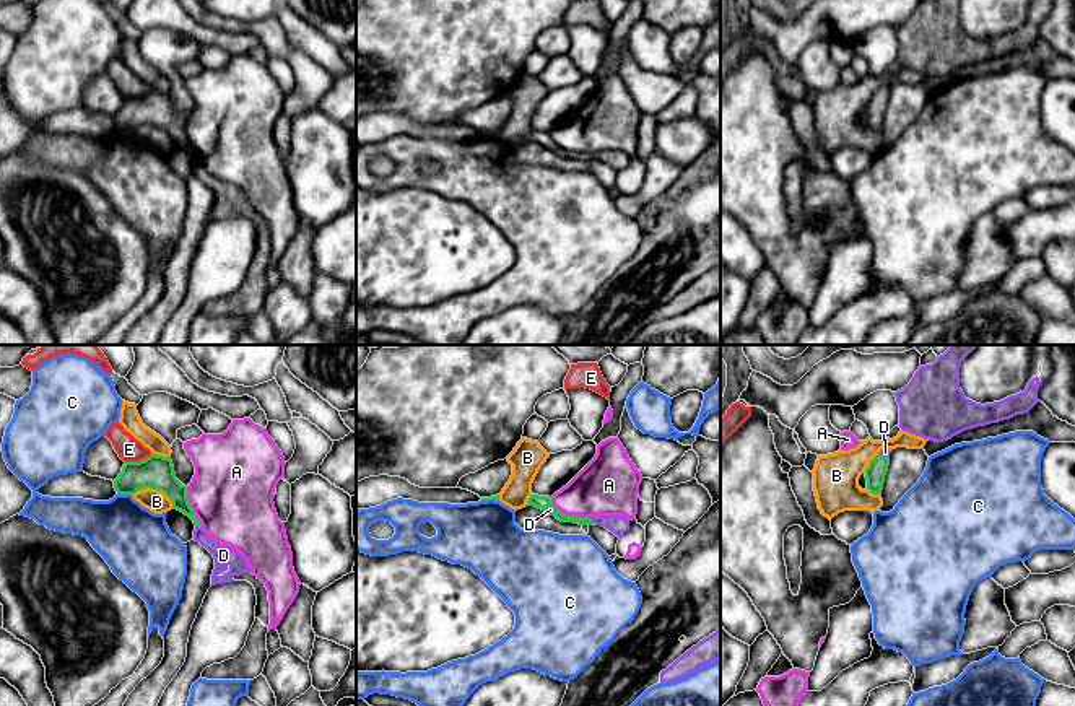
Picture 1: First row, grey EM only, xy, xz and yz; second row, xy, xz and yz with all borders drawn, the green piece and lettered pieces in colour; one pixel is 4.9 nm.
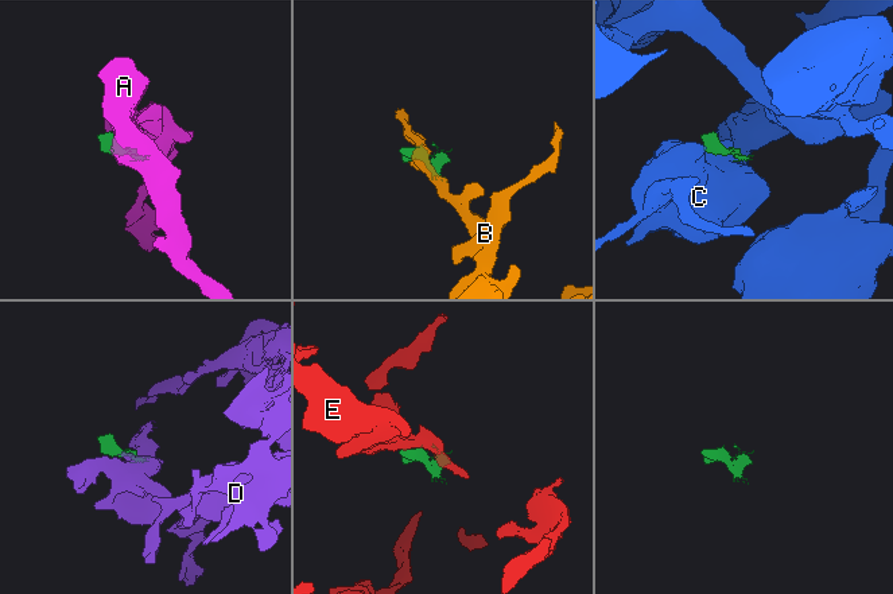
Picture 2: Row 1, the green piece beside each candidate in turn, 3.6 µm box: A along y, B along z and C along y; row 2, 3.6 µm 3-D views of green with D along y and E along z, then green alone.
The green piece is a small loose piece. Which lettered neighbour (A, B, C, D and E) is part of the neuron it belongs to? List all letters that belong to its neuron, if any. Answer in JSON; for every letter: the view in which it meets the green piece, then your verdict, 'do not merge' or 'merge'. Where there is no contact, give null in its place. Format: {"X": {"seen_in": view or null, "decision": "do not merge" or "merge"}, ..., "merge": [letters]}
{"A": {"seen_in": "xz", "decision": "do not merge"}, "B": {"seen_in": "xy", "decision": "do not merge"}, "C": {"seen_in": "xy", "decision": "do not merge"}, "D": {"seen_in": "xy", "decision": "merge"}, "E": {"seen_in": "xy", "decision": "do not merge"}, "merge": ["D"]}

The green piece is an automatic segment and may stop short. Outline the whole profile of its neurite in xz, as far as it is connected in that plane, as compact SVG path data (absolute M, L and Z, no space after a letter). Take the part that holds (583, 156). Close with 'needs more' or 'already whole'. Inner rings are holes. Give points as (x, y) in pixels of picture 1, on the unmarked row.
M532 130L527 137L527 142L535 142L548 148L550 151L555 151L561 158L574 158L579 161L594 161L594 159L602 161L610 168L613 168L618 174L621 174L623 169L629 166L629 156L623 151L597 151L597 153L566 151L553 142L550 132Z | needs more

